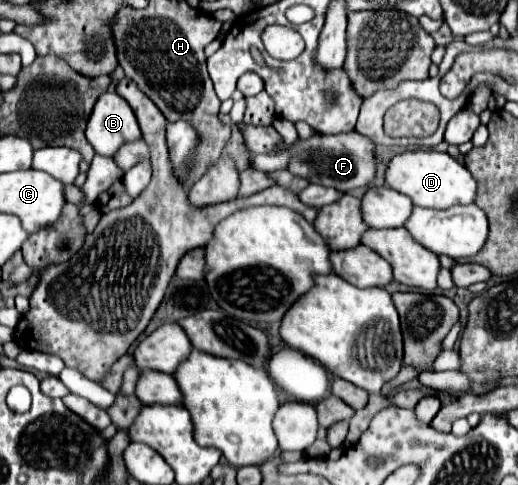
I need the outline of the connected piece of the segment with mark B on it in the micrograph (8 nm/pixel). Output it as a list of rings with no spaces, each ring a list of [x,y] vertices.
[[[104,92],[94,104],[86,138],[100,156],[114,156],[122,144],[138,140],[142,134],[128,102],[116,92]]]

